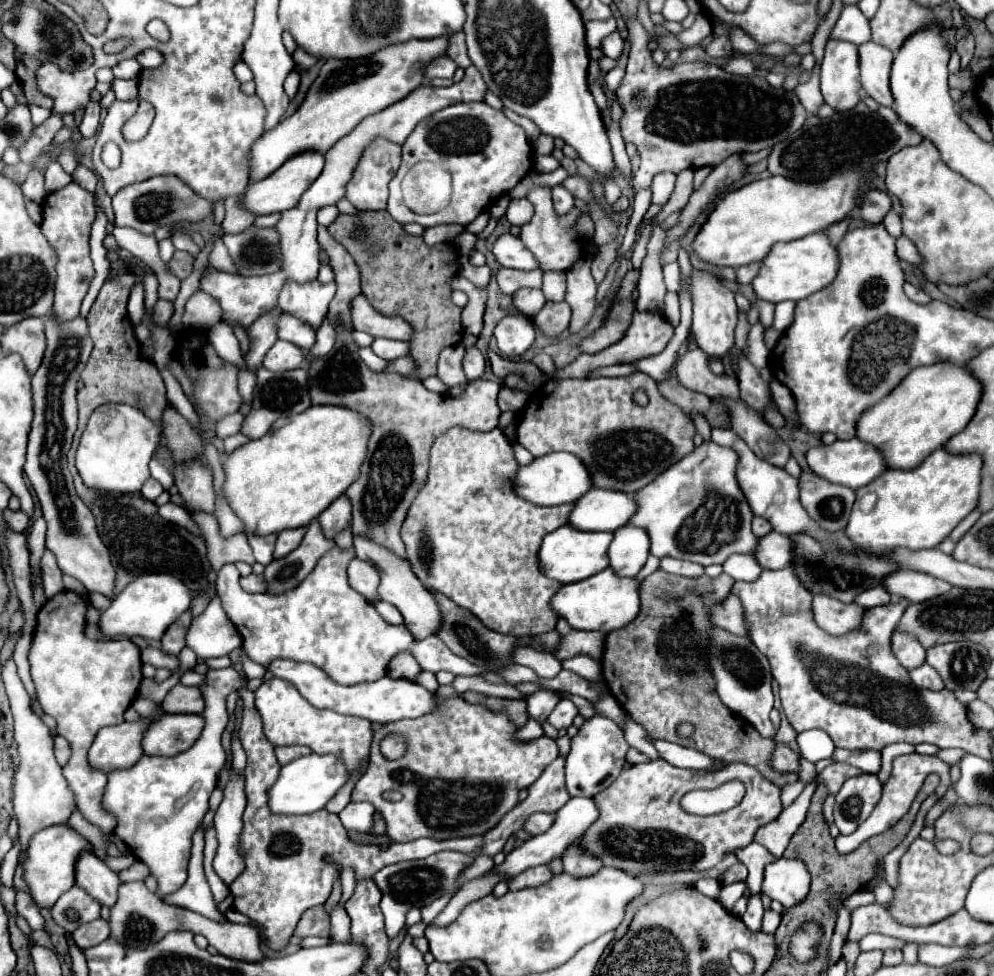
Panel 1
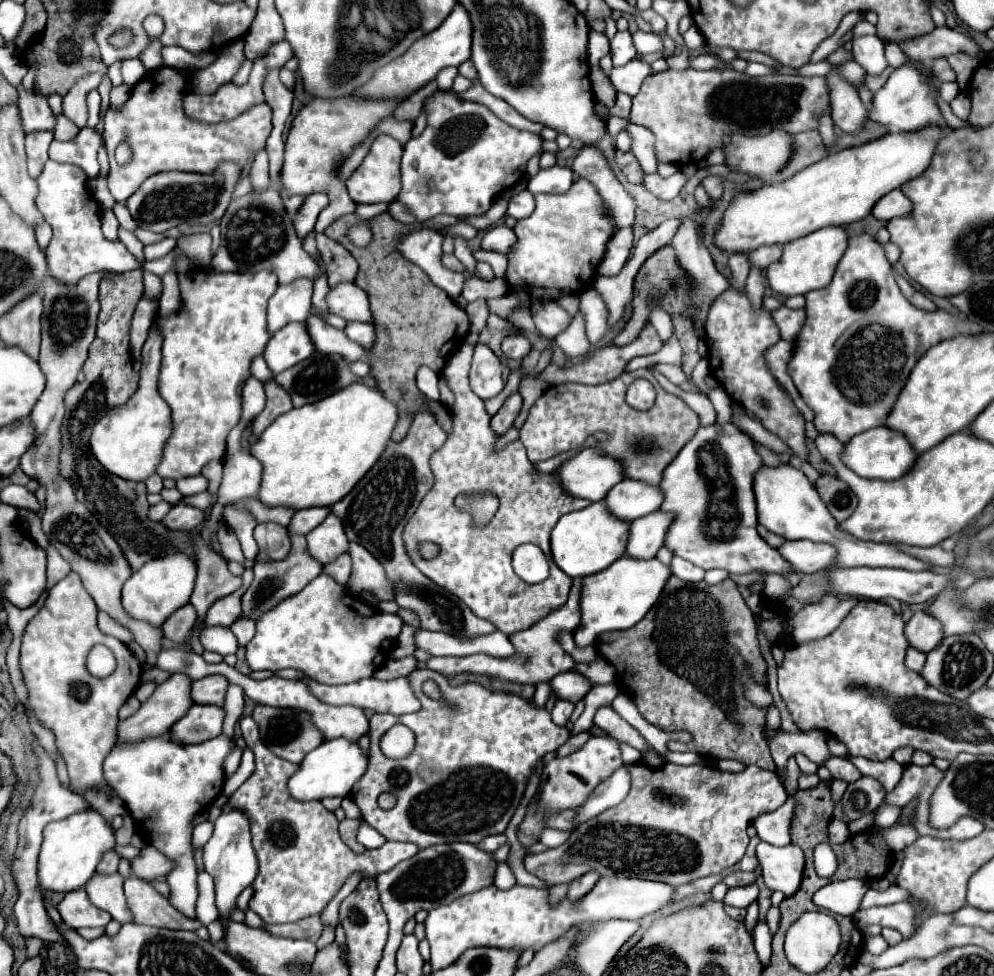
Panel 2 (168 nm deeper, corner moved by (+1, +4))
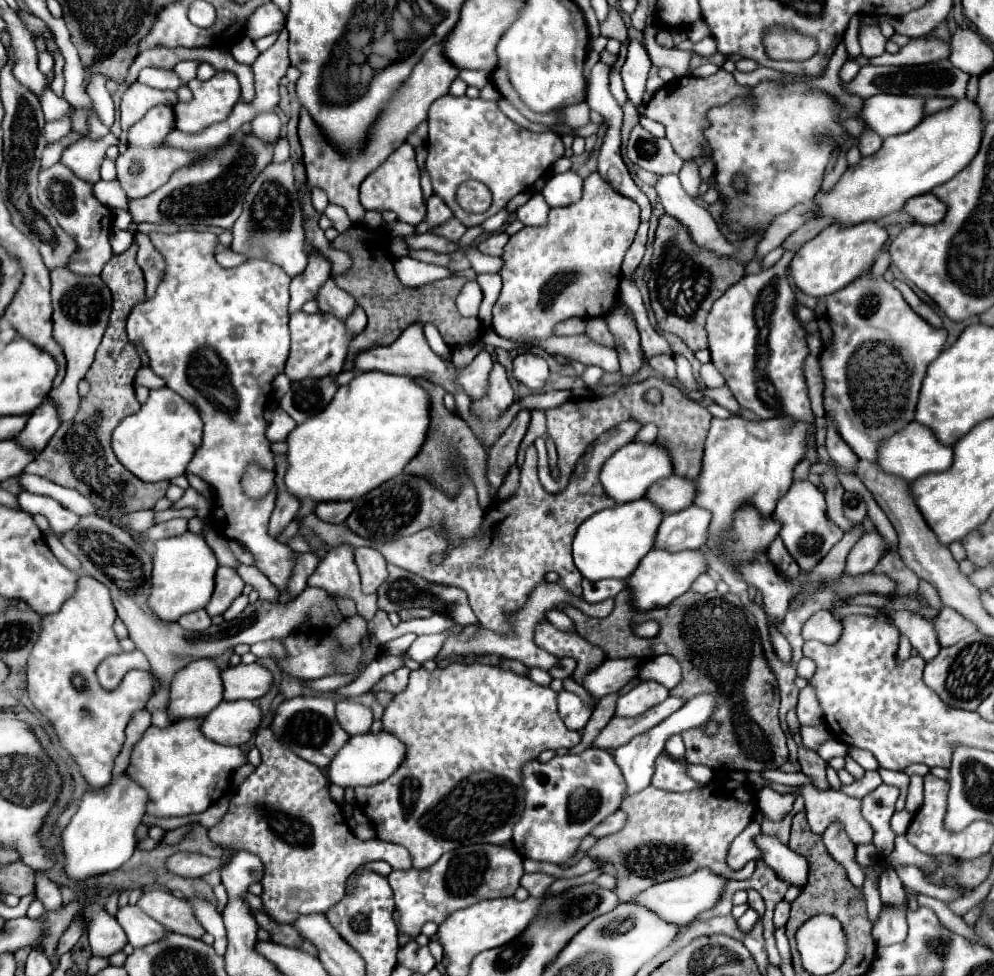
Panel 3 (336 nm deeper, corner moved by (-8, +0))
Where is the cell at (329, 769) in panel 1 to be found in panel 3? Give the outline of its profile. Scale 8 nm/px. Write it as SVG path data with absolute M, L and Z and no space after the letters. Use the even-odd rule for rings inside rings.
M368 732L364 736L362 734L350 736L350 740L338 750L330 766L326 768L326 778L330 784L336 784L340 788L374 786L386 780L398 768L398 762L402 762L402 758L404 758L404 744L388 732L380 732L380 734Z

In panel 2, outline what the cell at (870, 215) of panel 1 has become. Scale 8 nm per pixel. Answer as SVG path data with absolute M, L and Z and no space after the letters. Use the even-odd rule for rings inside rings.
M893 190L891 194L883 196L877 206L873 208L873 216L879 220L889 220L889 218L897 218L897 216L905 216L913 210L913 204L909 202L909 198L901 192L901 190Z

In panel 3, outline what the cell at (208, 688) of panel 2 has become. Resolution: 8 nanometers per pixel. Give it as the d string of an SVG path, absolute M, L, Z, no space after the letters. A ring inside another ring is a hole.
M238 664L222 670L224 700L258 700L270 690L272 674L260 664Z

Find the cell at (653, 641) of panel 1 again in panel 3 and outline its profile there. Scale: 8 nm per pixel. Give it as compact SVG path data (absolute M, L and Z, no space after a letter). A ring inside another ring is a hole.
M688 590L666 608L644 612L644 622L654 620L660 624L660 632L654 638L634 634L634 622L630 620L632 610L624 592L616 596L616 606L606 618L590 618L572 606L560 606L560 610L574 620L584 640L604 650L606 658L648 660L658 654L674 656L682 666L682 682L670 690L670 696L684 698L684 702L700 694L712 694L716 698L710 720L718 722L718 732L710 736L704 732L704 726L682 732L686 744L684 758L688 762L706 764L714 770L764 772L780 768L788 760L786 736L778 722L778 680L766 662L756 620L736 594L696 594Z

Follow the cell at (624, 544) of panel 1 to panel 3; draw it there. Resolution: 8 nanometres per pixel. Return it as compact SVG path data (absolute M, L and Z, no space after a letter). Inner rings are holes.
M690 506L676 514L666 514L658 528L654 548L666 552L698 550L706 542L708 524L710 524L710 512L698 506Z

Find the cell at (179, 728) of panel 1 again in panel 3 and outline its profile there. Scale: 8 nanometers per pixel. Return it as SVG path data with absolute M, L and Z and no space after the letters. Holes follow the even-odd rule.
M236 700L220 702L200 726L200 732L218 744L242 746L254 734L262 718L258 702Z

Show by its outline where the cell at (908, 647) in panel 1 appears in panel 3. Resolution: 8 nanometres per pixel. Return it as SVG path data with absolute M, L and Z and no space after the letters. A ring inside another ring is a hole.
M942 608L940 614L934 618L934 632L938 636L940 648L948 648L954 642L960 642L962 638L970 636L976 632L972 622L966 622L958 612L950 608Z

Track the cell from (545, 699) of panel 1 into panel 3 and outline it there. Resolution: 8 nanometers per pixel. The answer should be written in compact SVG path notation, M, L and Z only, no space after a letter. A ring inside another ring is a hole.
M604 660L604 664L590 674L584 676L582 686L586 692L594 698L602 698L606 694L618 692L622 686L628 684L630 678L634 678L640 670L642 662L634 666L634 662L622 662L622 660Z

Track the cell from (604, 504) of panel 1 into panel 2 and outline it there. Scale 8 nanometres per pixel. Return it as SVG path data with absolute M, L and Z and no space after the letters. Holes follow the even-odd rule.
M623 480L605 498L609 510L623 520L637 520L661 508L663 494L659 486L641 480Z

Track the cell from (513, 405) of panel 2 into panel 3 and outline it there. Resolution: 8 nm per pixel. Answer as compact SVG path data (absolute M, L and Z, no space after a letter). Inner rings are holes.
M520 410L514 422L506 428L506 432L494 442L494 446L488 452L488 480L496 490L502 484L508 468L516 462L516 450L526 434L528 422L530 422L530 412Z

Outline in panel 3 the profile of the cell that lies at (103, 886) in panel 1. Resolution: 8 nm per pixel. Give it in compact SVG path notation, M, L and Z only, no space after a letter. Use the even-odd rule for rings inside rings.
M130 904L118 908L116 920L124 928L124 932L128 936L128 942L134 948L156 942L158 938L164 938L164 934L168 932L156 920L150 920L138 906L130 906Z

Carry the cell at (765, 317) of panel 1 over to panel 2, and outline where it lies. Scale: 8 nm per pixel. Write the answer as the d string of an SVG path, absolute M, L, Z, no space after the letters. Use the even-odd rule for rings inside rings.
M781 306L779 310L771 312L775 324L781 330L781 338L783 340L795 340L795 336L799 334L799 330L805 324L805 310L791 310L787 306Z

